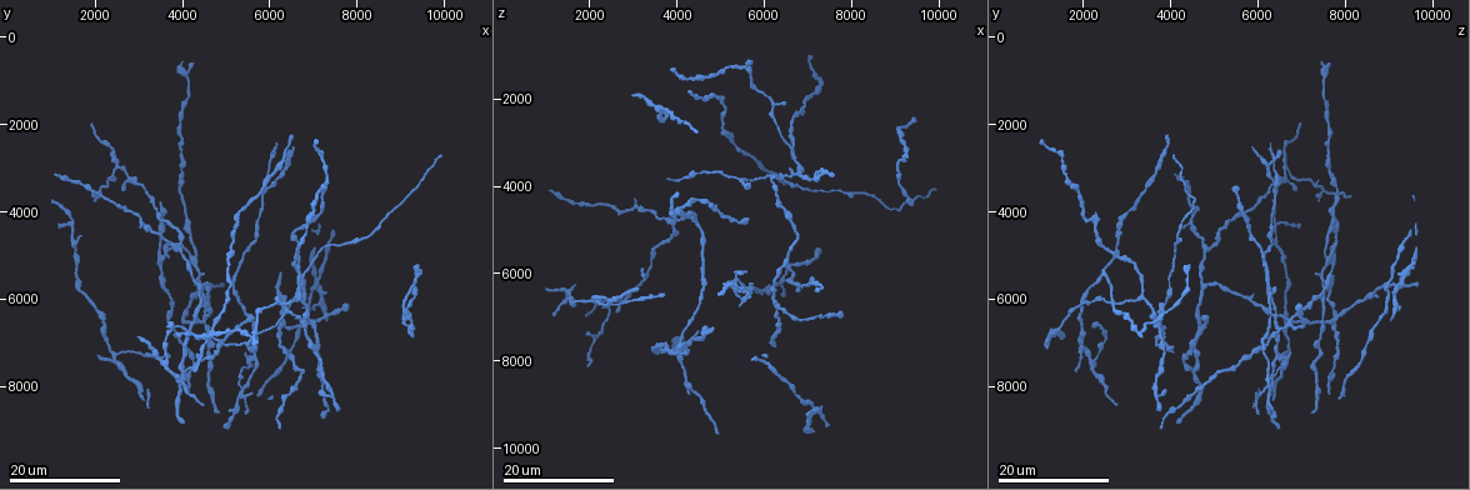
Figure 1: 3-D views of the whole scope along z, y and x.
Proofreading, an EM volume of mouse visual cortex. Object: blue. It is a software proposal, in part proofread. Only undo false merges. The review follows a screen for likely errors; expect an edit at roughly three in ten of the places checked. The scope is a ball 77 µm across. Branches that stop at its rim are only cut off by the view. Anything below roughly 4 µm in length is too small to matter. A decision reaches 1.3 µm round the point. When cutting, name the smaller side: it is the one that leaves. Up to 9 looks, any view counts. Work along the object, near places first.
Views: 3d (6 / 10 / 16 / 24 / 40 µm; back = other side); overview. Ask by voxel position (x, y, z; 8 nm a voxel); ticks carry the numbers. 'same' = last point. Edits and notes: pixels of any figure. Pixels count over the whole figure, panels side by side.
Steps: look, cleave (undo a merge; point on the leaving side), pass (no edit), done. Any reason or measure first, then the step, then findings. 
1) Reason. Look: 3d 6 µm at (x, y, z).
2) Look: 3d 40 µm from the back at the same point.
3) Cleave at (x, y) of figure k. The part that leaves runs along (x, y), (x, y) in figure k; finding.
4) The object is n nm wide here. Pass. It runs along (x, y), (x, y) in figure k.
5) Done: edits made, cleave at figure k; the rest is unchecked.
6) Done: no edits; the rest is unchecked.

Branch point. Look: 3d 16 µm at (4050, 7700, 4500).

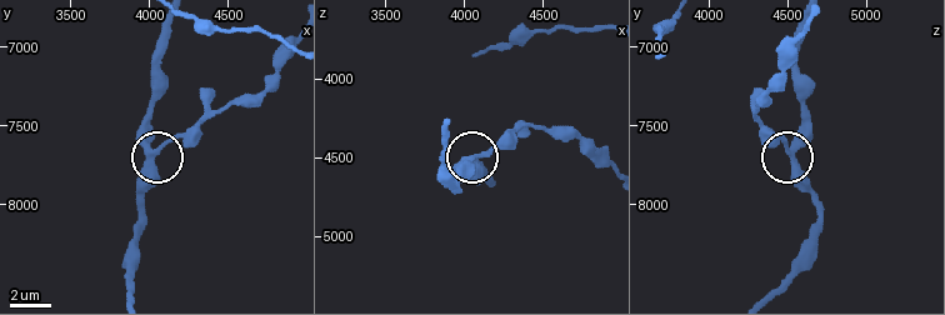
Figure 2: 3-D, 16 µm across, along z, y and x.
Look: 3d 6 µm at (4020, 7680, 4540).

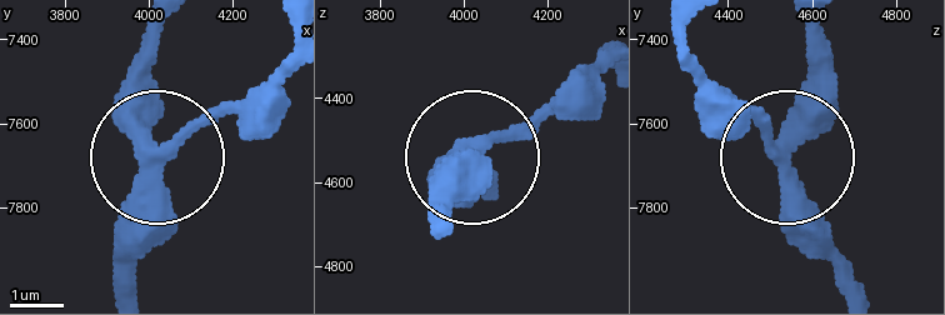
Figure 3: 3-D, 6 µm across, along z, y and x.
Pass. It runs along (163, 31), (145, 85), (159, 234), (131, 288) in figure 3; continuous, no second cell.

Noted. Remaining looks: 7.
Look: 3d 24 µm at (3850, 8250, 4650).

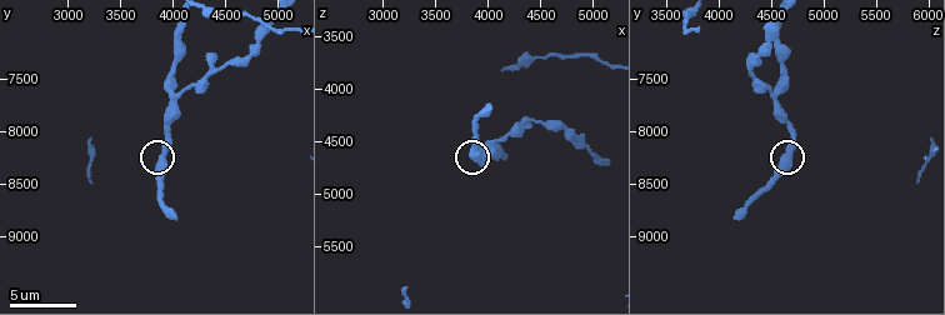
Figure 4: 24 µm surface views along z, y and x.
Look: 3d 10 µm at (3860, 8300, 4660).

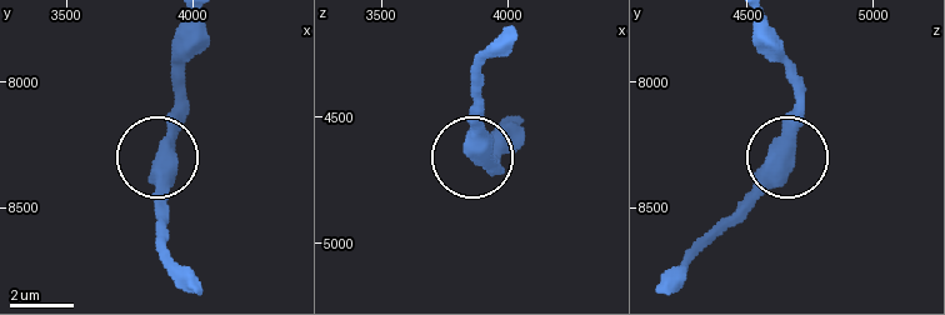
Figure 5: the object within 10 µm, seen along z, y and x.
Look: 3d 10 µm from the back at (3880, 8300, 4670).

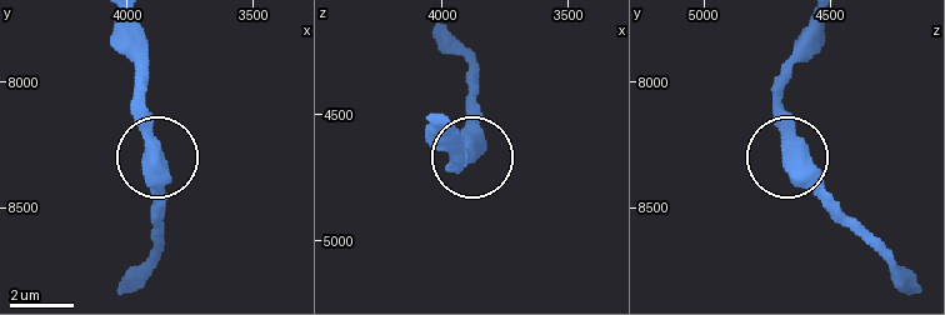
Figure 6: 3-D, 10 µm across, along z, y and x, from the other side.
The side arm is 6 µm long. Pass. It runs along (129, 23), (145, 135), (161, 168), (161, 221) in figure 6; all the same cell.

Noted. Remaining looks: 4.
Three-way junction. Look: 3d 10 µm at (4460, 7380, 4280).

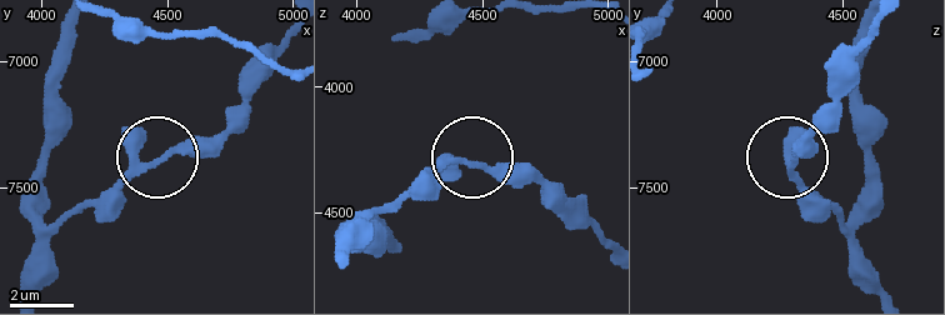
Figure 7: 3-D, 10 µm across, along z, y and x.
The side arm is 15 µm long. Pass. All the same cell.

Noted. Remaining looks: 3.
Four or more arms meet. Look: 3d 16 µm at (6450, 6300, 3800).

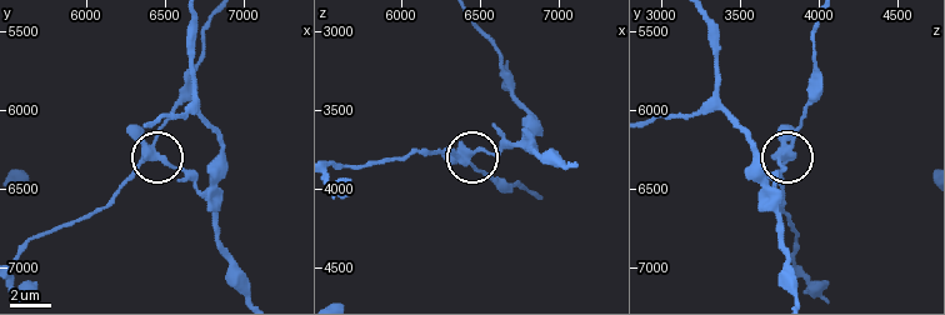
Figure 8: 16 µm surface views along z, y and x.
Look: 3d 10 µm at (6440, 6280, 3800).

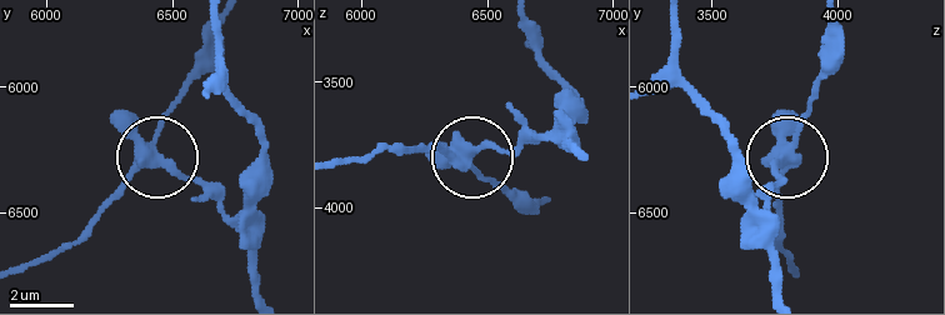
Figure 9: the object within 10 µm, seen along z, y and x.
Look: 3d 10 µm from the back at (6440, 6270, 3800).

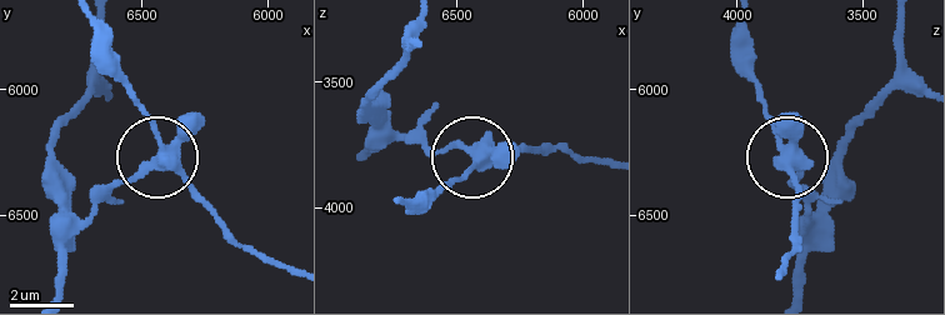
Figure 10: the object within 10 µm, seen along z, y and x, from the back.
The object is 360 nm wide here. Cleave at (191, 198) of figure 10. The part that leaves runs along (484, 165), (428, 198), (406, 198) in figure 10; a second cell is stuck on.

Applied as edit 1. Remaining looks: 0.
Done: edits made, cleave at figure 10; the rest is unchecked.

